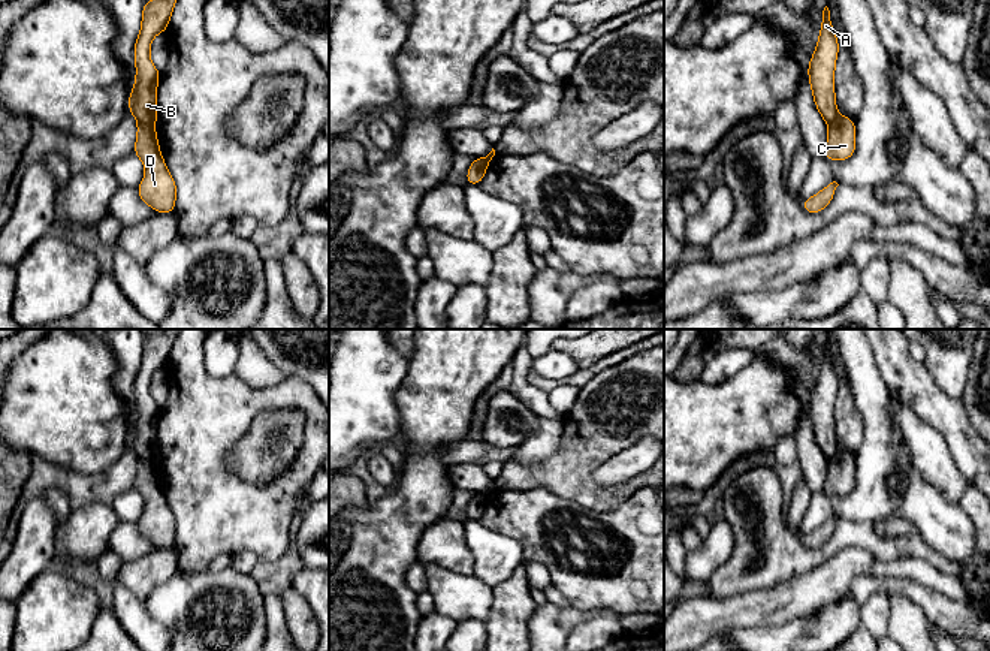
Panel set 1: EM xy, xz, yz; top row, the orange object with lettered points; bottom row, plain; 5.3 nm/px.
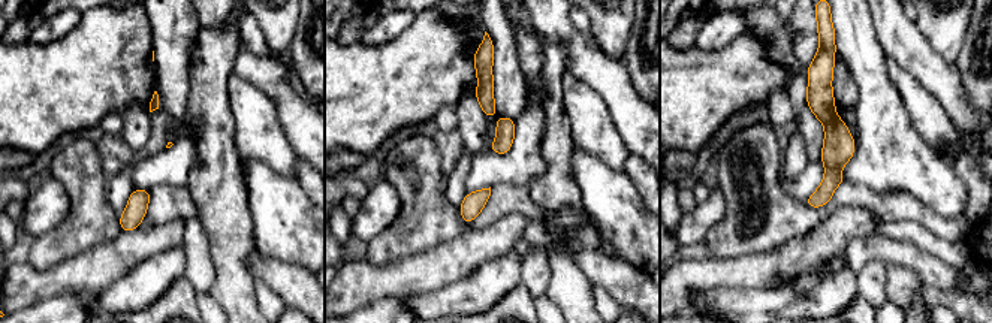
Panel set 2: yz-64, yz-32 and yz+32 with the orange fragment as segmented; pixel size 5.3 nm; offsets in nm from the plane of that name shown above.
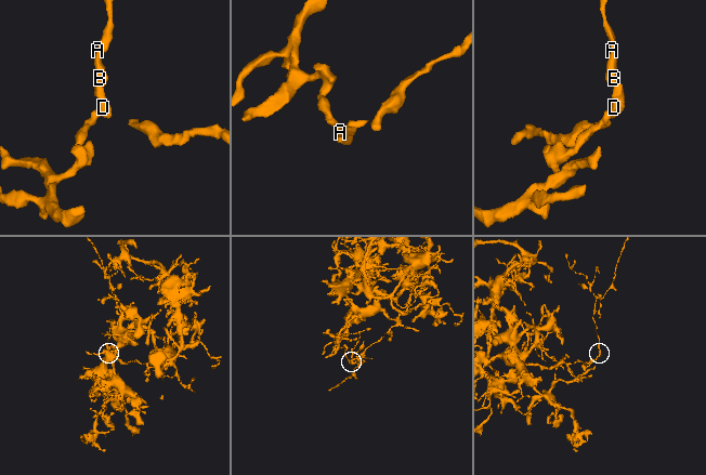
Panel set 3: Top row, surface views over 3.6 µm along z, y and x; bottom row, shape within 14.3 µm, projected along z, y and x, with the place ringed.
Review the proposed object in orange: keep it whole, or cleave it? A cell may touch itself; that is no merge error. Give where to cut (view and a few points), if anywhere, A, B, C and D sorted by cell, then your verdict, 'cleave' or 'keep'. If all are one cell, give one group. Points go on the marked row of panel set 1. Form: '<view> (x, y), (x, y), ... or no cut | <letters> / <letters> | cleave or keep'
xy (138, 121), (153, 126) | A B / C D | cleave

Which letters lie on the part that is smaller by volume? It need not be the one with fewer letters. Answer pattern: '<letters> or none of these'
A, B

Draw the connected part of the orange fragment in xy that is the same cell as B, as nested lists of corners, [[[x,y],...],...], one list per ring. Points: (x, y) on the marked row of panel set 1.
[[[150,0],[142,9],[142,25],[135,43],[136,81],[129,96],[129,111],[138,123],[154,126],[157,121],[157,82],[160,72],[150,58],[153,37],[163,33],[176,0]]]

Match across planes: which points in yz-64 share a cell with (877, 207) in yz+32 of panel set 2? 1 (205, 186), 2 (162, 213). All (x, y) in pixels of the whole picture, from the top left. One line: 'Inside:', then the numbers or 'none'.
Inside: 2

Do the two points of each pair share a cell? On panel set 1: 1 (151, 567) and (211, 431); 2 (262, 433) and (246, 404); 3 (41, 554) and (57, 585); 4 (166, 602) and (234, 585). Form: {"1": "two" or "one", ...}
{"1": "two", "2": "two", "3": "two", "4": "one"}

